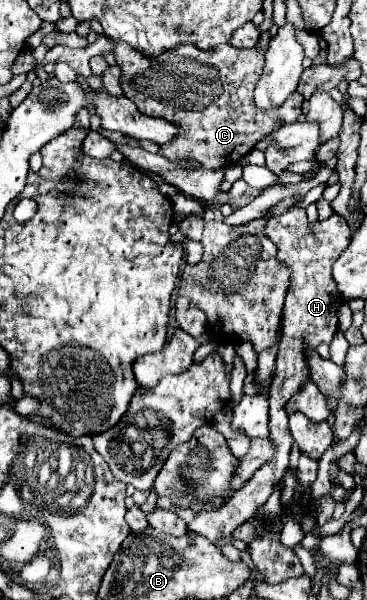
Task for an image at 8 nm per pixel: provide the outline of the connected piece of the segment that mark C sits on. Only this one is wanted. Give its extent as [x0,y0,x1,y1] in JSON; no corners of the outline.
[112,39,302,169]

